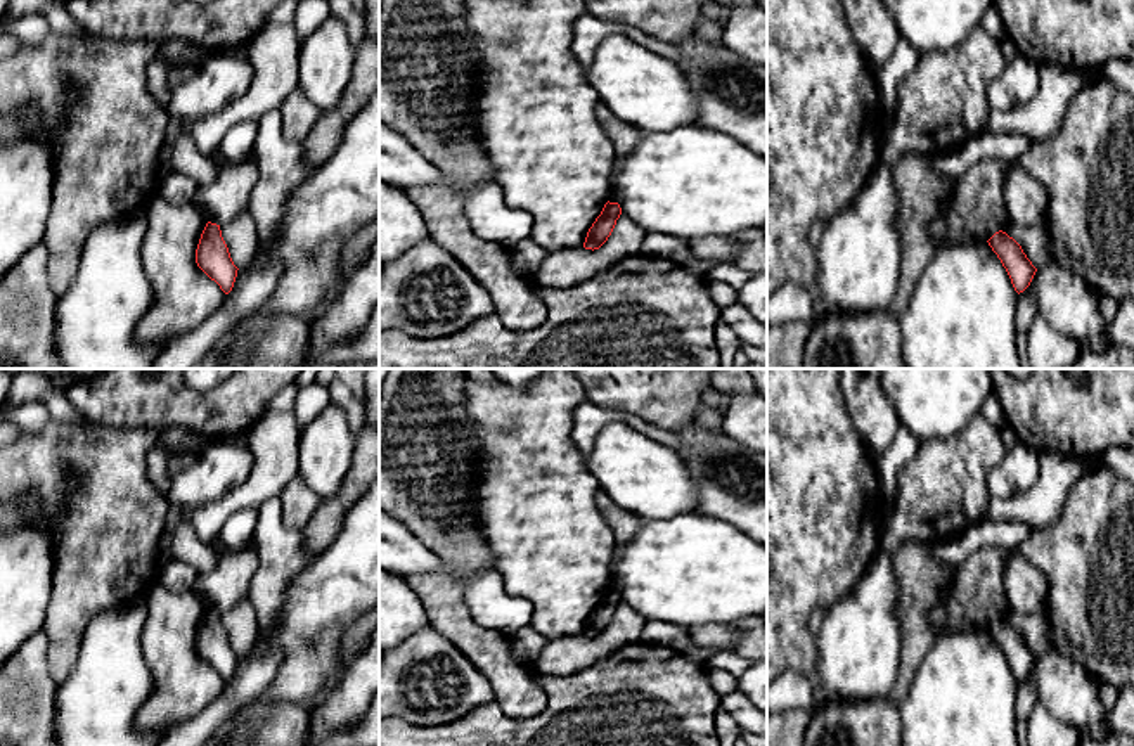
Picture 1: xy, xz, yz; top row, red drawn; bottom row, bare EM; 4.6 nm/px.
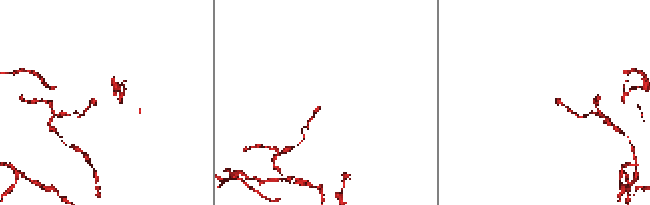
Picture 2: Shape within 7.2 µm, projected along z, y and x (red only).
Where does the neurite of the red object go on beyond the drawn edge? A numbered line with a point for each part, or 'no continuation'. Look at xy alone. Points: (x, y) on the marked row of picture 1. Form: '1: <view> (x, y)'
no continuation

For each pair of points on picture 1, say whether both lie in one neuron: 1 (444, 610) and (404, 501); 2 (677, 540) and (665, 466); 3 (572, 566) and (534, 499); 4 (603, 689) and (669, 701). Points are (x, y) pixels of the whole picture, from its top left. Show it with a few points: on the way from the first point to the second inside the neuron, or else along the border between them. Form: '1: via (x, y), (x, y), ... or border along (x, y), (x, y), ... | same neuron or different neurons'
1: via (449, 582), (451, 547), (431, 528) | same neuron
2: border along (693, 509), (682, 514), (643, 521) | different neurons
3: via (554, 549), (539, 516) | same neuron
4: via (618, 701), (653, 701) | same neuron

